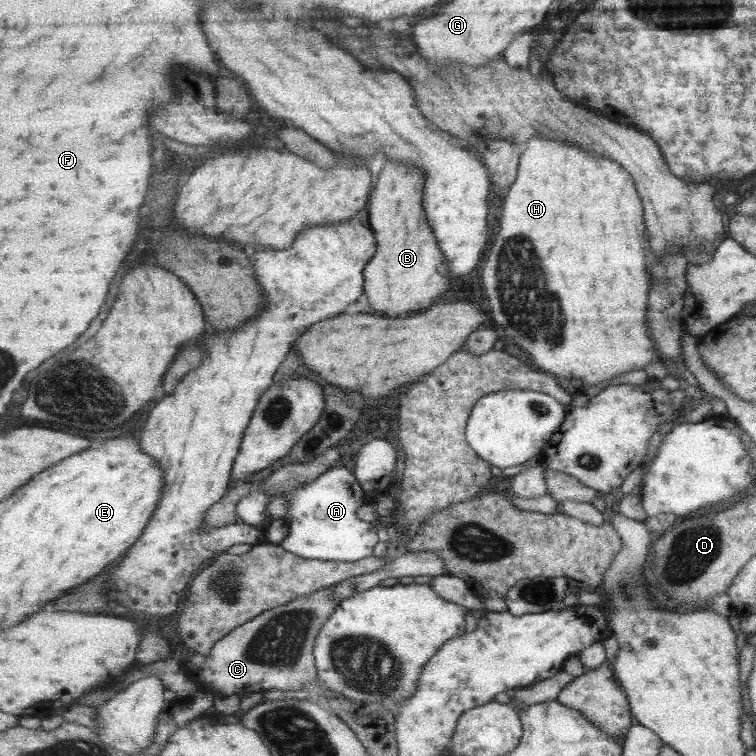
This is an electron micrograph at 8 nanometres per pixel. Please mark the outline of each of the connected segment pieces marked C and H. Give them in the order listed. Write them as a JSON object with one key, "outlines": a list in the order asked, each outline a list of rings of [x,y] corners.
{"outlines":[[[[333,587],[322,588],[263,612],[218,640],[207,656],[190,652],[184,662],[188,673],[193,680],[198,677],[205,682],[207,691],[227,696],[273,689],[314,690],[319,681],[315,640],[337,610],[335,591]]],[[[532,136],[521,149],[519,155],[519,180],[515,184],[511,183],[509,188],[501,195],[501,218],[499,218],[499,232],[495,234],[491,248],[485,256],[483,270],[481,270],[481,284],[487,294],[489,302],[489,316],[497,326],[501,326],[505,338],[511,338],[509,342],[519,346],[523,352],[531,356],[531,364],[538,370],[569,378],[581,380],[584,387],[605,382],[614,376],[629,370],[644,370],[644,366],[649,364],[654,356],[654,344],[648,334],[646,327],[647,293],[650,287],[648,274],[646,273],[645,258],[643,248],[646,245],[645,225],[642,217],[642,204],[635,190],[633,181],[623,168],[610,158],[596,156],[588,150],[582,150],[576,144],[570,144],[563,140],[551,140]]]]}

